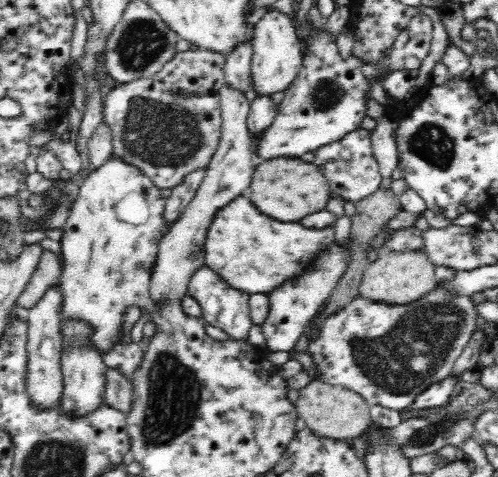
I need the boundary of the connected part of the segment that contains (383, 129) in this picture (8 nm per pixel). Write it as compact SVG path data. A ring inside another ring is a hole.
M383 117L377 126L371 130L371 143L374 156L379 164L381 172L380 188L390 190L392 172L399 166L399 152L397 149L395 130L399 123Z

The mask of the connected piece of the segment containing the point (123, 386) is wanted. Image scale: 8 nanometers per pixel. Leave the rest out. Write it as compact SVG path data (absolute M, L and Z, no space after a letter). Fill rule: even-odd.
M104 368L105 404L128 414L132 404L133 383L121 372L113 368Z

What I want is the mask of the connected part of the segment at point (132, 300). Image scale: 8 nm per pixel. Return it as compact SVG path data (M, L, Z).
M113 154L98 168L91 171L88 178L79 187L79 194L71 207L61 240L63 255L63 270L61 271L61 291L63 294L63 317L81 318L97 328L92 336L92 343L100 354L113 348L119 338L118 328L124 323L127 307L137 305L141 310L152 313L156 301L150 299L148 286L151 271L155 264L156 250L160 231L165 226L163 213L165 199L149 176L146 176L137 166L122 160Z

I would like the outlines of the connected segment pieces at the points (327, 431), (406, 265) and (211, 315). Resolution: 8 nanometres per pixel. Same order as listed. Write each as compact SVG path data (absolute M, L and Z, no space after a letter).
M314 378L310 384L299 389L299 398L295 403L298 416L305 420L306 426L318 436L334 439L337 441L352 440L360 436L370 424L370 407L366 399L357 392L340 386L334 386Z
M422 251L386 252L364 270L359 296L388 305L416 302L436 289L435 268Z
M206 264L195 271L187 286L187 293L200 303L207 324L221 328L233 341L247 341L249 330L253 326L249 307L250 294L232 288Z

